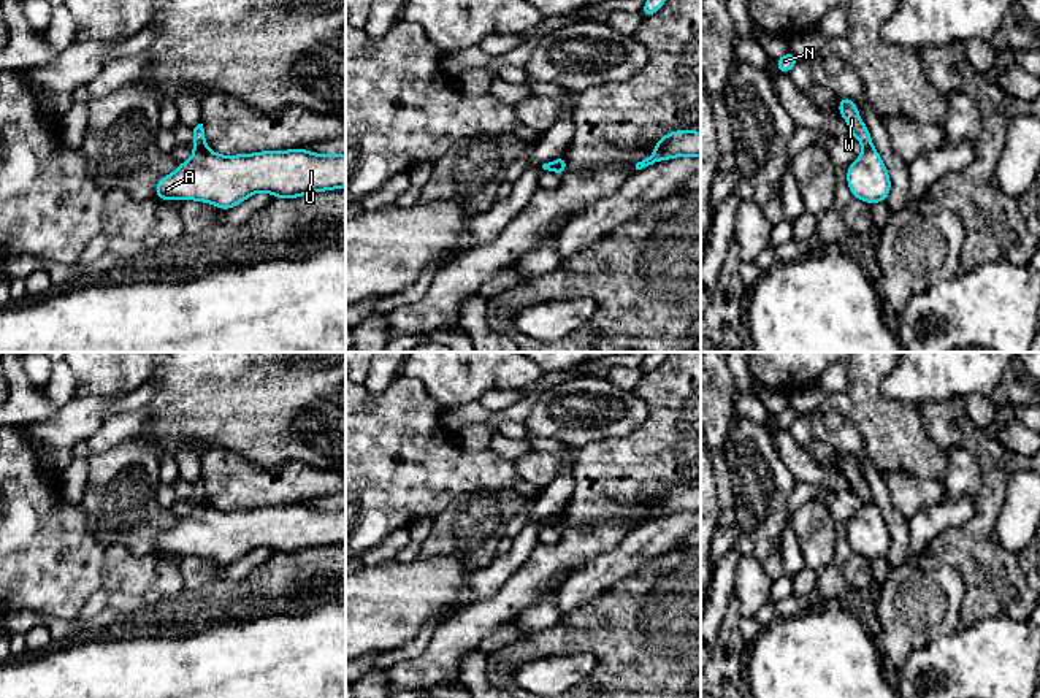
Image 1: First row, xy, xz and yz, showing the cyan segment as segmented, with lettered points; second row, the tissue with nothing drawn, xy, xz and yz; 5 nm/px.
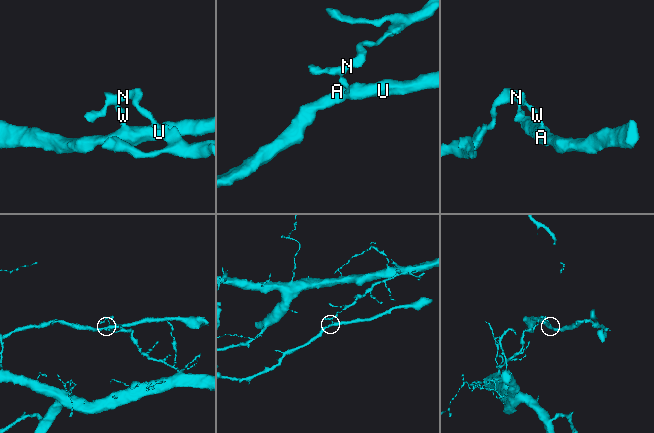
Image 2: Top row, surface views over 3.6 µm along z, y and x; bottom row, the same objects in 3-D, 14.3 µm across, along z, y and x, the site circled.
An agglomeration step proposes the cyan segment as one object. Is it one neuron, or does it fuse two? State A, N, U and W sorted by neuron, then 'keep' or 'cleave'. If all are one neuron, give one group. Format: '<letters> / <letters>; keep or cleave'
A U / N W; cleave

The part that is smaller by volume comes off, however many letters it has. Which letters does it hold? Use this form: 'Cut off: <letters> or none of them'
Cut off: A, U

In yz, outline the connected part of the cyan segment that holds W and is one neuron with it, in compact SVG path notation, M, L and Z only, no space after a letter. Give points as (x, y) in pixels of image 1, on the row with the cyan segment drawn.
M840 97L837 109L848 124L850 135L856 138L864 149L874 148L872 135L859 116L855 98Z

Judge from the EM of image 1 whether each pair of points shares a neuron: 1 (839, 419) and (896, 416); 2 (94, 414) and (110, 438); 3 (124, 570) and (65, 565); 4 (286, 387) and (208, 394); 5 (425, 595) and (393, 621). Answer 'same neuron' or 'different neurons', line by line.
1: different neurons
2: different neurons
3: same neuron
4: same neuron
5: same neuron

